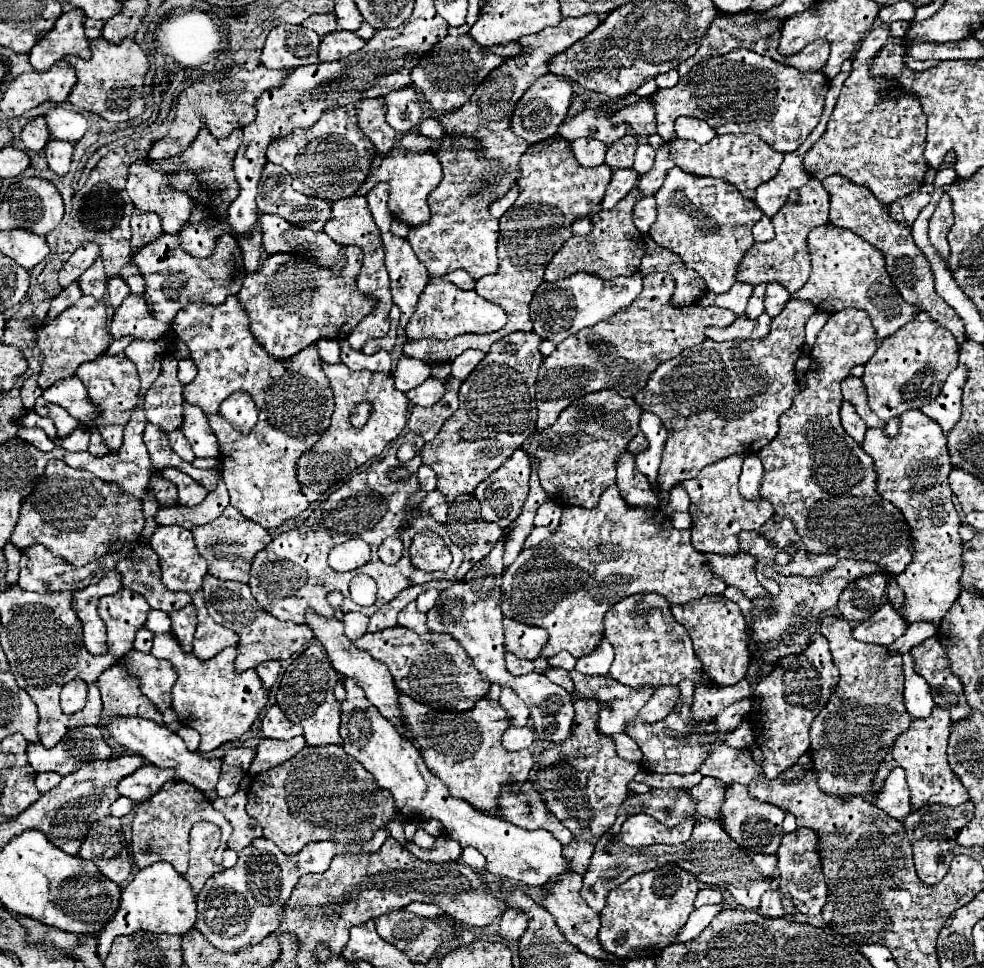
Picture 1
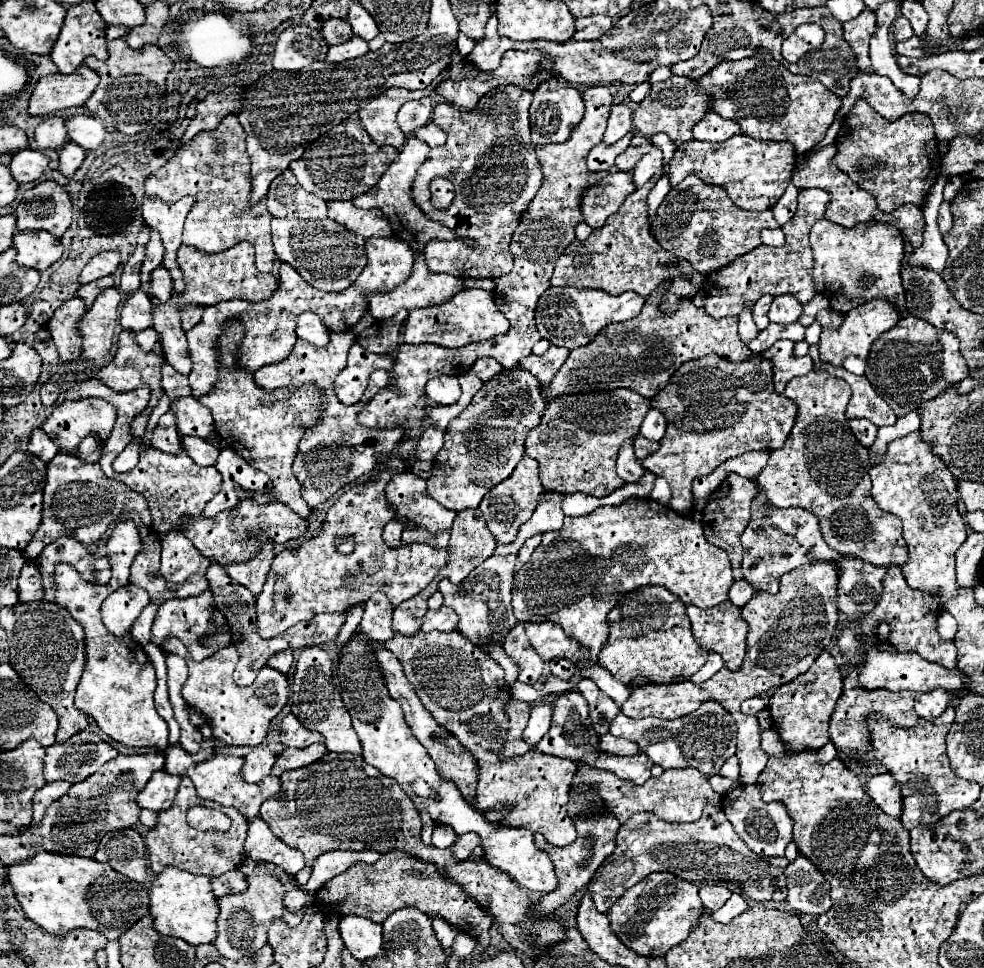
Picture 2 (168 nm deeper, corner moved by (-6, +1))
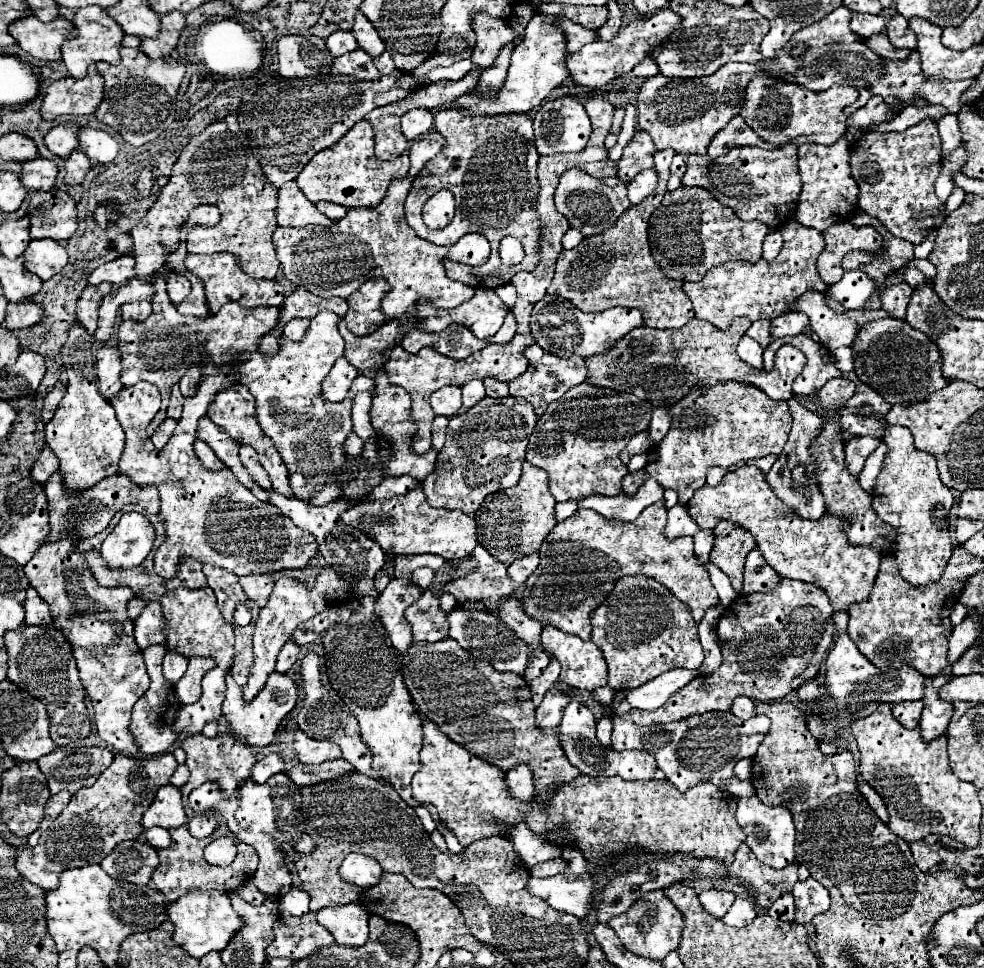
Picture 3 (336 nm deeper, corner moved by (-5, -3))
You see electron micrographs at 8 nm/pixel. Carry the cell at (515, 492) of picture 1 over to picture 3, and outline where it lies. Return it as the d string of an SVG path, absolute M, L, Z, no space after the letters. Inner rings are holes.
M524 463L522 467L522 477L518 485L510 489L502 489L500 497L504 501L492 501L486 497L484 505L476 511L476 527L478 527L478 543L488 549L498 561L504 561L510 565L514 559L520 555L528 555L532 551L538 551L544 537L552 527L556 525L554 519L554 497L548 489L548 475L540 467L534 467L532 463Z

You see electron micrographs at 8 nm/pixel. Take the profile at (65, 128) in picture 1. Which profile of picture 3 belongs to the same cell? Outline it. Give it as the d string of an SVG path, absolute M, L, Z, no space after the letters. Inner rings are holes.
M80 127L78 143L80 149L96 163L110 163L120 151L118 141L110 133L92 127Z

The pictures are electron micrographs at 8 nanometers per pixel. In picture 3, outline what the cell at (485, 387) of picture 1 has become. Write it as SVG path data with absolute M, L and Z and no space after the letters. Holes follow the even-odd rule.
M484 397L468 411L450 417L446 429L446 445L438 453L434 471L422 481L422 489L430 507L456 509L474 517L486 495L514 487L520 479L524 453L532 429L536 427L536 413L524 397Z

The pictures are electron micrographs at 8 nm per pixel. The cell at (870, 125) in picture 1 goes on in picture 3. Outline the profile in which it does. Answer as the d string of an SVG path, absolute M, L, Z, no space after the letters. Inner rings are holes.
M924 119L902 133L868 131L850 147L852 177L860 187L858 205L882 221L900 239L918 245L928 229L938 229L946 219L944 203L934 195L934 181L942 171L940 139L932 119Z

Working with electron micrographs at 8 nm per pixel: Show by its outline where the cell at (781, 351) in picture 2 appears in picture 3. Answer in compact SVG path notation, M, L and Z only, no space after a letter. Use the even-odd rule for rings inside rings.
M692 317L682 329L660 331L642 325L618 339L606 353L586 359L586 383L604 389L634 393L654 407L672 405L694 385L714 385L716 381L726 379L752 383L760 387L770 399L788 401L792 397L792 381L802 373L806 365L805 355L798 348L785 344L776 352L772 371L756 369L736 355L736 345L748 327L748 317L736 319L736 323L732 323L726 331L720 331L712 323L700 321L696 317Z

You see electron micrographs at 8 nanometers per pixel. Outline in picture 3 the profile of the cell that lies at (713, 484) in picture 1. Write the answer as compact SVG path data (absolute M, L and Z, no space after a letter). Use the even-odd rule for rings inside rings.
M726 519L718 521L714 529L714 549L710 553L710 561L730 577L730 583L738 593L742 589L744 559L754 545L756 539L750 531Z

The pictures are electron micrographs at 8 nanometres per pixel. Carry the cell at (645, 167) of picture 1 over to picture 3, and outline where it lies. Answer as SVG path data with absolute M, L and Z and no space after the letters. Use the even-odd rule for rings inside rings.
M644 169L638 173L630 183L628 183L628 199L634 203L640 203L644 197L648 197L658 181L658 171L656 169Z

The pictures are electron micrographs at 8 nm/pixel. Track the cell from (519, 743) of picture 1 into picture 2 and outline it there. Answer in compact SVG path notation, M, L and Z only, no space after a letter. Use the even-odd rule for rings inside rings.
M541 701L539 705L531 707L531 717L529 717L529 725L523 731L523 739L529 741L529 745L537 745L537 741L541 741L541 737L549 731L551 725L551 713L553 705L547 701Z

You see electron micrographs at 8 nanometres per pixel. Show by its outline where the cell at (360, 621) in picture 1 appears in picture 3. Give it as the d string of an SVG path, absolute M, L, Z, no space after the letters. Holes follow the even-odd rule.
M392 579L388 587L376 597L374 617L384 627L394 649L406 653L412 645L412 629L404 621L404 611L420 597L422 589L412 579Z

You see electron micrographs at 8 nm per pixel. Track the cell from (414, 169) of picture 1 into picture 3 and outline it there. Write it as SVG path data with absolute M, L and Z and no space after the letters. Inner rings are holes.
M410 177L394 179L376 207L350 209L346 217L334 221L330 227L278 227L274 231L274 245L284 275L294 285L324 299L348 299L368 279L384 279L388 281L390 291L384 295L380 311L388 319L402 319L414 313L420 299L426 299L436 309L452 309L472 299L476 289L448 279L440 261L442 257L448 257L468 265L482 265L490 257L490 243L482 235L464 235L458 243L446 247L420 239L404 221L404 201L410 185Z

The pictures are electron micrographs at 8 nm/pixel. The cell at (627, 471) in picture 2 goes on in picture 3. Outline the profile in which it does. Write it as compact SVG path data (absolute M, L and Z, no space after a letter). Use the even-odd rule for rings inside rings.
M640 431L640 433L636 433L636 435L630 439L630 443L620 451L620 461L622 461L624 465L628 465L628 461L630 461L632 455L648 453L648 451L652 451L652 447L656 447L656 443L654 443L654 441L648 441L648 431Z

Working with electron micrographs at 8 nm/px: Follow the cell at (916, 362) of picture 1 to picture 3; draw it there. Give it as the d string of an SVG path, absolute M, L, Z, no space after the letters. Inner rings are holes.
M878 319L864 325L858 329L850 347L854 351L854 373L858 379L880 393L890 405L910 407L950 383L942 375L942 353L936 343L902 319Z

